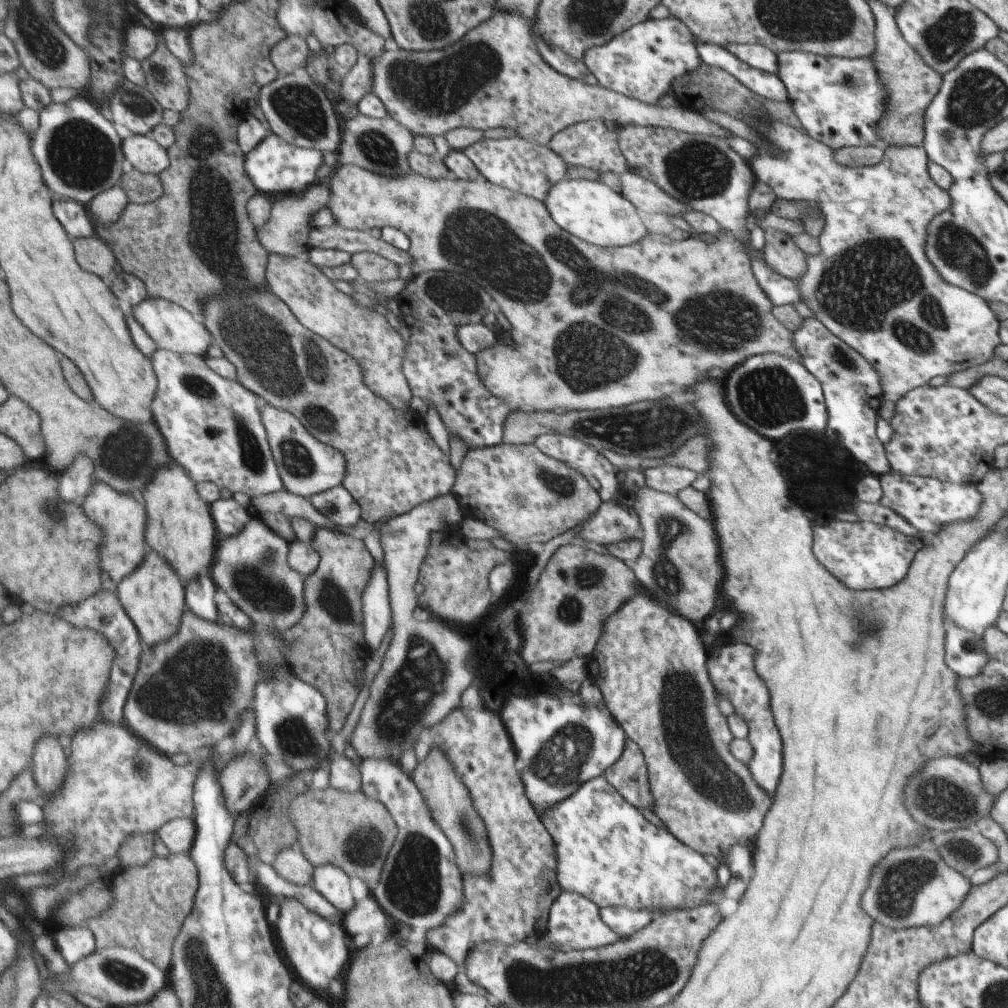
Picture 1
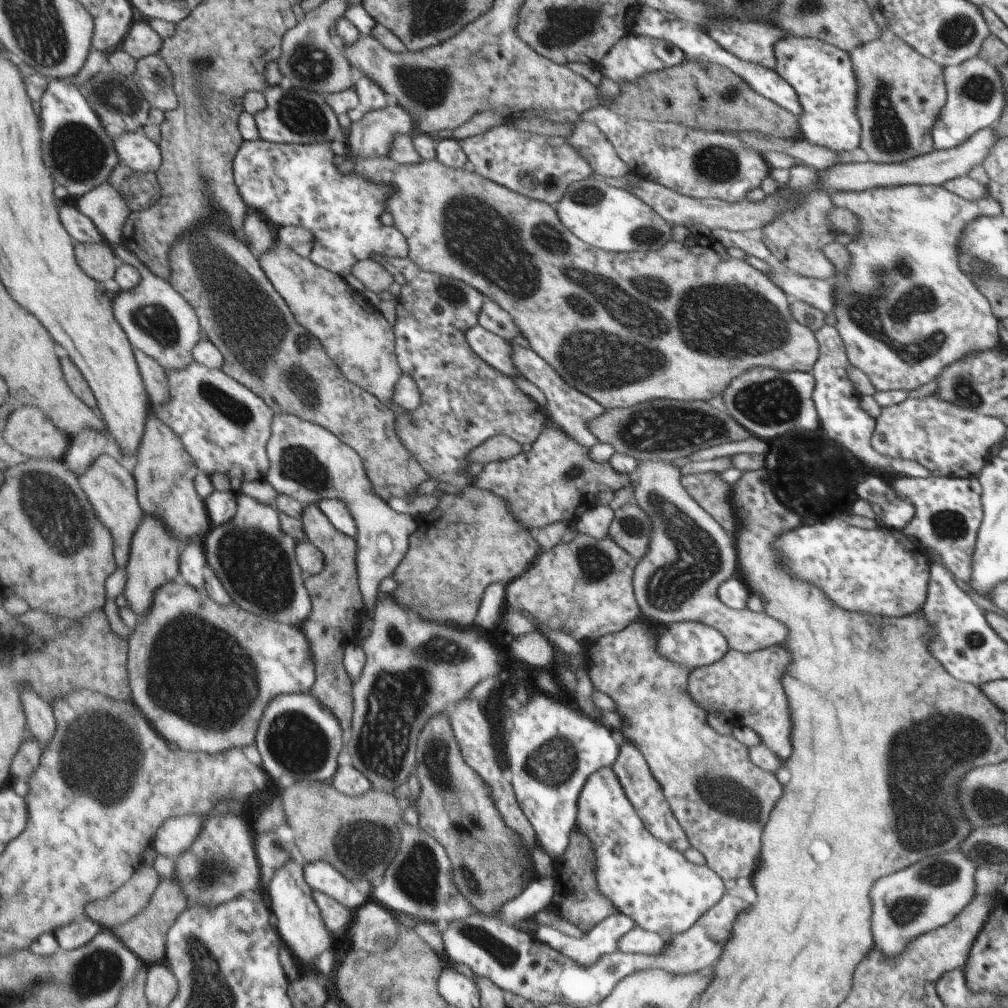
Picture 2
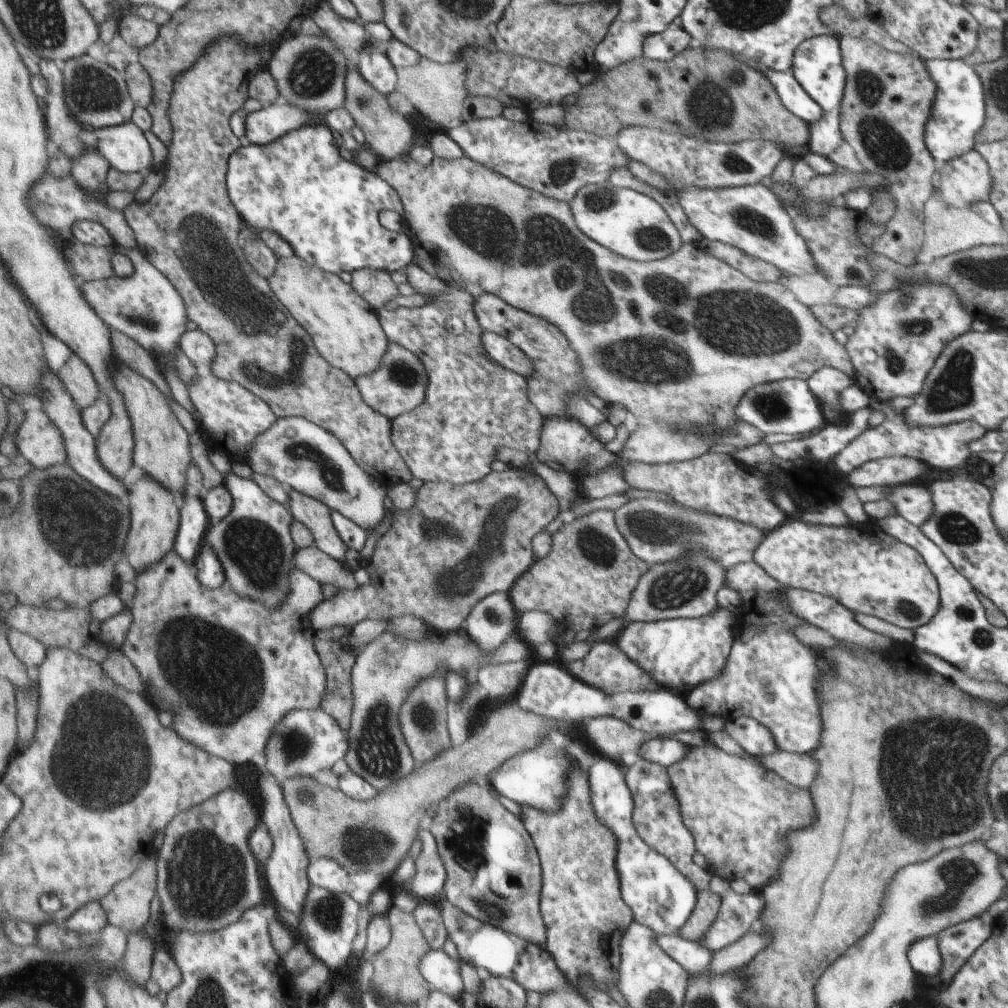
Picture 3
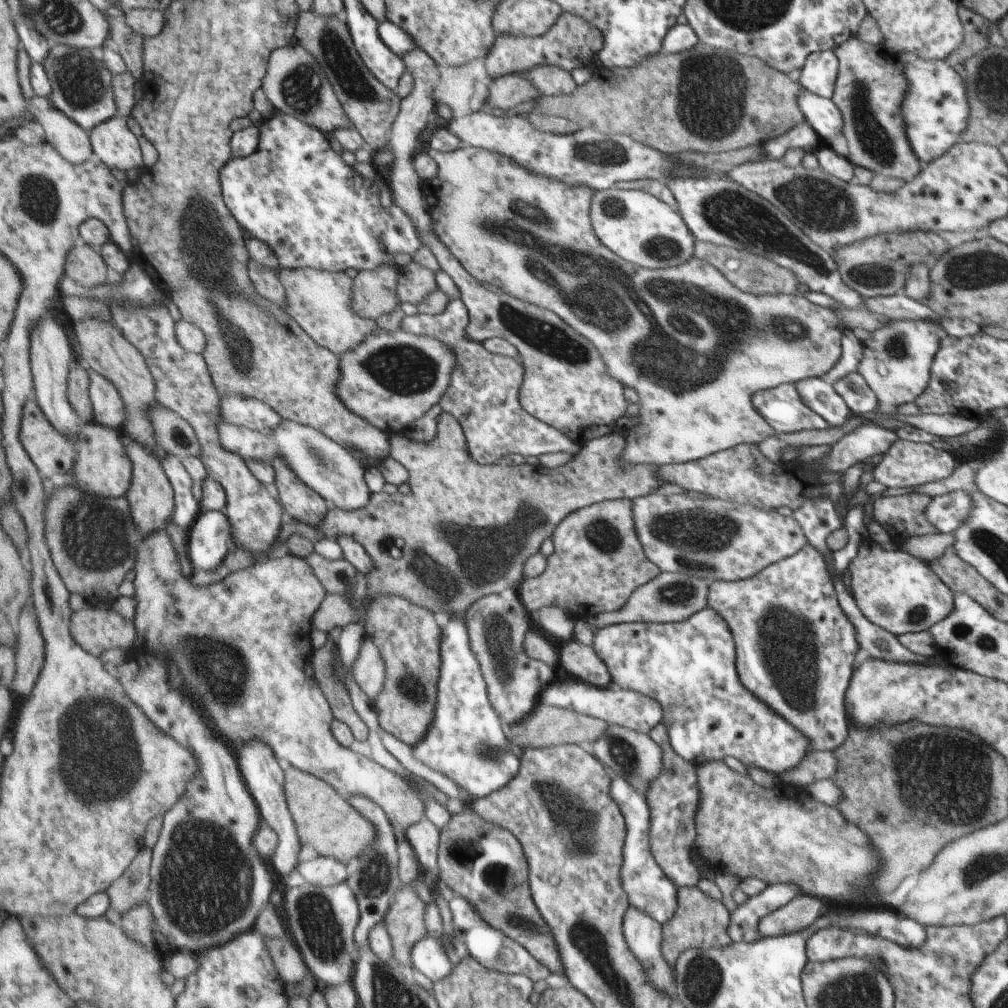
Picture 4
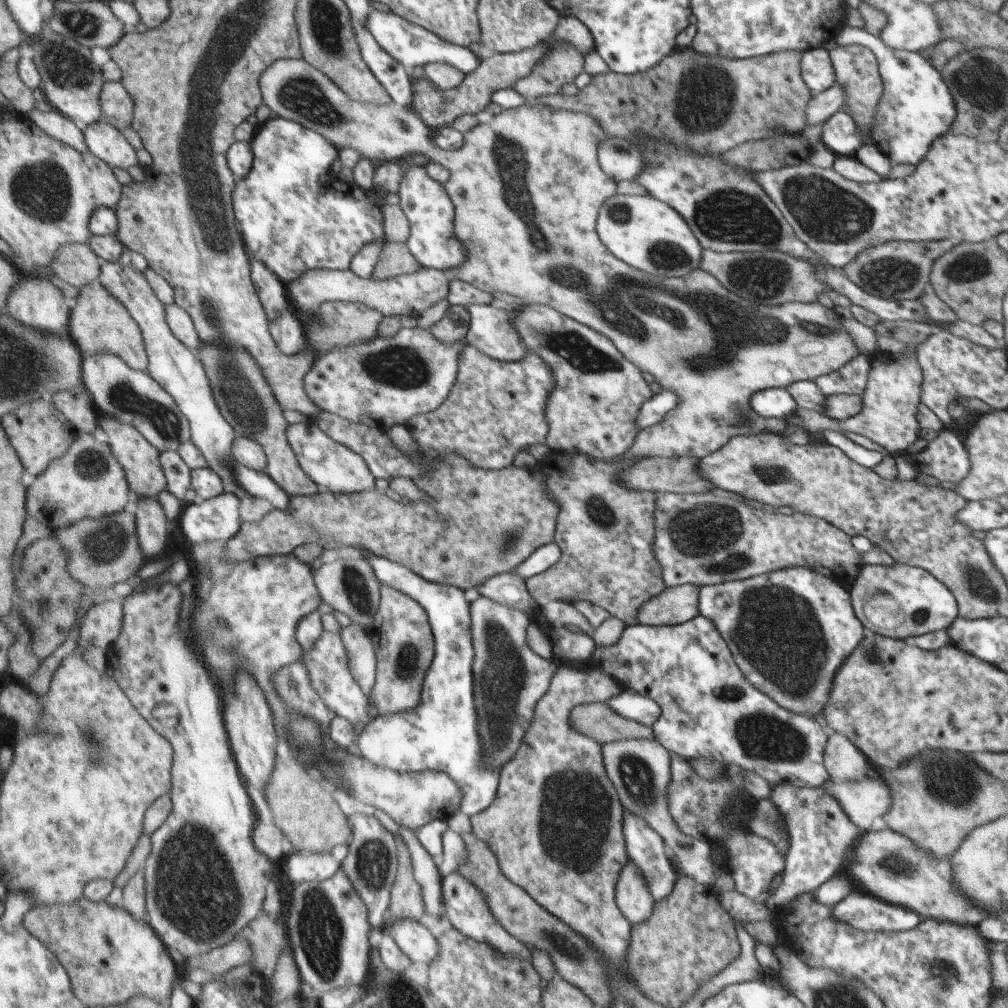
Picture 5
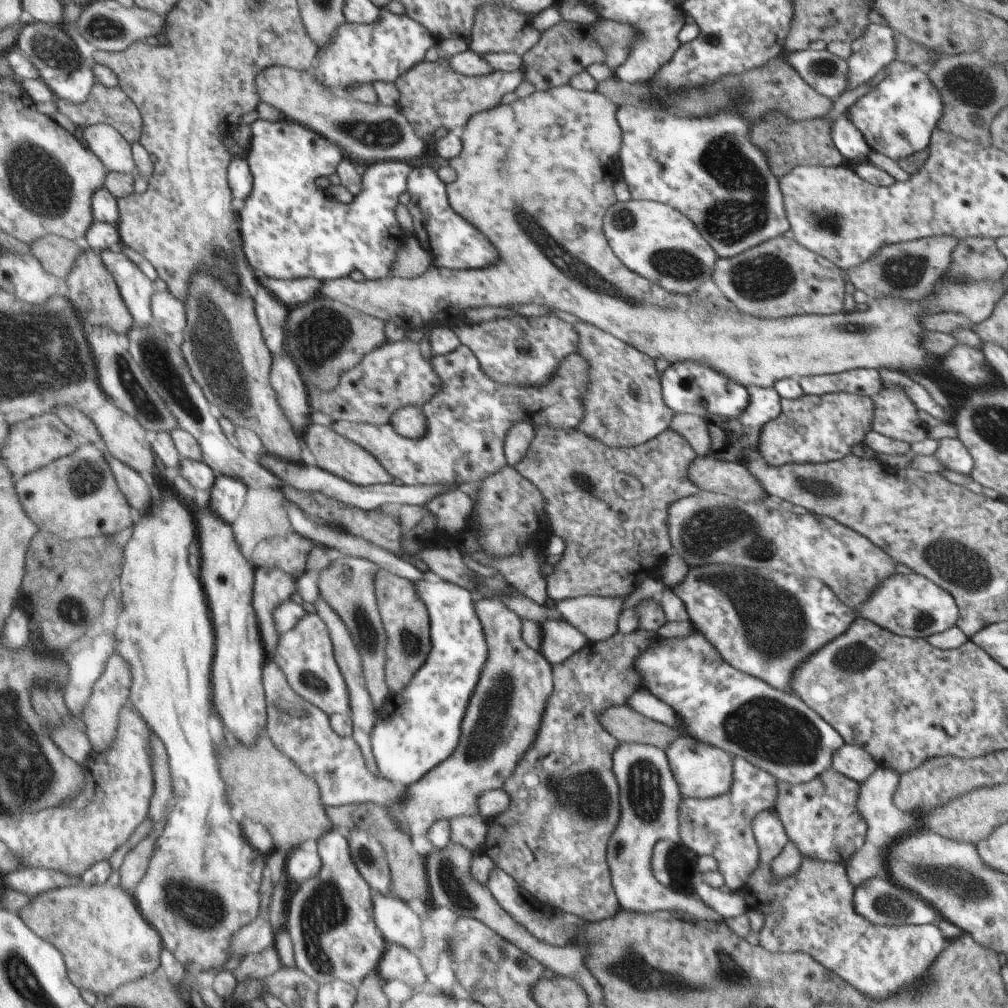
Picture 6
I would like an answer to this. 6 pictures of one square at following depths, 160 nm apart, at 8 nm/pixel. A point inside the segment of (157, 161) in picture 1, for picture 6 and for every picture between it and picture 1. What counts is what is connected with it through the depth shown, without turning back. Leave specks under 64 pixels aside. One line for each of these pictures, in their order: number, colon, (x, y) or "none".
2: (136, 150)
3: (126, 148)
4: (113, 141)
5: (106, 141)
6: (106, 142)

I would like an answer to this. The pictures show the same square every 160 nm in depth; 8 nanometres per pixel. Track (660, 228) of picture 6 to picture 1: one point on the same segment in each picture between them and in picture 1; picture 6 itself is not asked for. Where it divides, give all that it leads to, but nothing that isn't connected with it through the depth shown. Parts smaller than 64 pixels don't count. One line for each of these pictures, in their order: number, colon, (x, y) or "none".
1: (588, 209)
2: (612, 219)
3: (630, 224)
4: (637, 226)
5: (647, 234)

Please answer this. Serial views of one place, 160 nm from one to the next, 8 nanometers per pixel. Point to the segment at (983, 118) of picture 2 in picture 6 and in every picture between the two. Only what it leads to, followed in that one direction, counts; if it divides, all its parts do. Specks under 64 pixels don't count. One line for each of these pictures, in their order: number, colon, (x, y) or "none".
3: (960, 109)
4: (935, 111)
5: (916, 106)
6: (896, 117)

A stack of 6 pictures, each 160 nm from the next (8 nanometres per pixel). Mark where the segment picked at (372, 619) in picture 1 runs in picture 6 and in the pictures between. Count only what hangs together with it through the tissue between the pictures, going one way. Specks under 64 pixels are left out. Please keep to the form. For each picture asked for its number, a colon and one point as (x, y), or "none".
2: (308, 462)
3: (302, 455)
4: (333, 471)
5: (340, 469)
6: (334, 452)

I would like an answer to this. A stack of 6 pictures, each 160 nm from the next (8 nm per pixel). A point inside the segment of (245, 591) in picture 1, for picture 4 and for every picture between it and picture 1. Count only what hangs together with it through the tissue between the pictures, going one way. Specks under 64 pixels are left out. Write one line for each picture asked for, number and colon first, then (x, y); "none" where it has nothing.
2: (252, 555)
3: (254, 542)
4: (184, 384)

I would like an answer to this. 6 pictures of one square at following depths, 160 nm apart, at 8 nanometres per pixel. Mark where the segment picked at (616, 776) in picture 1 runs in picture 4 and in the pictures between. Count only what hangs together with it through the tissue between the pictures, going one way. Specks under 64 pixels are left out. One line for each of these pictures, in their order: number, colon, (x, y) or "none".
2: (642, 790)
3: (655, 817)
4: (673, 796)

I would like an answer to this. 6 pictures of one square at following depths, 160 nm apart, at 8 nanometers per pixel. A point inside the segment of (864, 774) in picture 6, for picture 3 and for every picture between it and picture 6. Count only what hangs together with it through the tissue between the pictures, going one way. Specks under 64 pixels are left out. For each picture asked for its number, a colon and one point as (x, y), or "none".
3: (797, 769)
4: (816, 765)
5: (843, 760)

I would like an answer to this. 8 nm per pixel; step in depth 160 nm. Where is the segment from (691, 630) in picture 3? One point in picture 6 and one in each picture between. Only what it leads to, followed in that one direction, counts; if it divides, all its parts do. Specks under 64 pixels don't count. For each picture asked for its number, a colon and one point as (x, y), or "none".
4: (689, 668)
5: (708, 707)
6: (775, 730)

